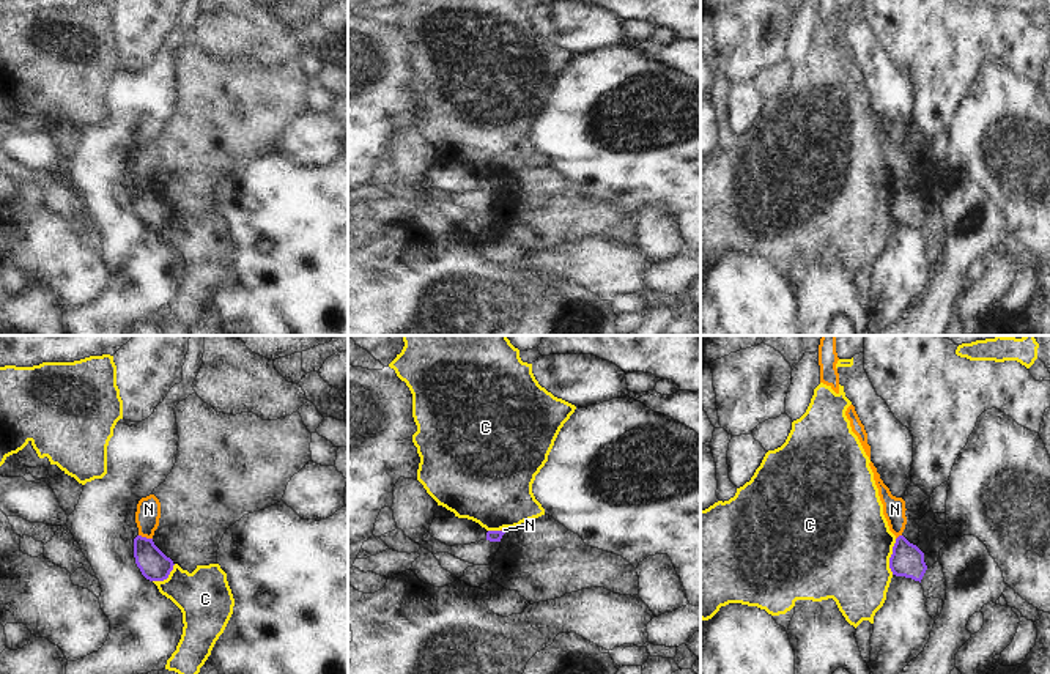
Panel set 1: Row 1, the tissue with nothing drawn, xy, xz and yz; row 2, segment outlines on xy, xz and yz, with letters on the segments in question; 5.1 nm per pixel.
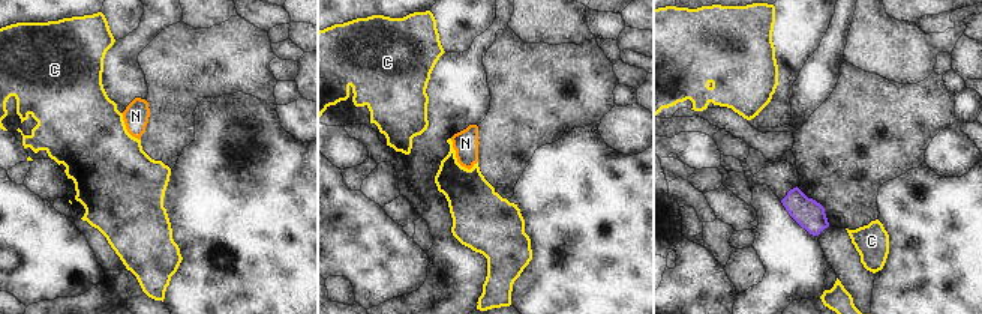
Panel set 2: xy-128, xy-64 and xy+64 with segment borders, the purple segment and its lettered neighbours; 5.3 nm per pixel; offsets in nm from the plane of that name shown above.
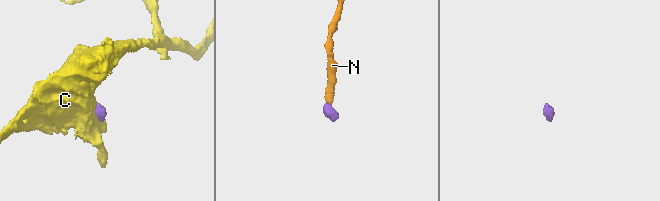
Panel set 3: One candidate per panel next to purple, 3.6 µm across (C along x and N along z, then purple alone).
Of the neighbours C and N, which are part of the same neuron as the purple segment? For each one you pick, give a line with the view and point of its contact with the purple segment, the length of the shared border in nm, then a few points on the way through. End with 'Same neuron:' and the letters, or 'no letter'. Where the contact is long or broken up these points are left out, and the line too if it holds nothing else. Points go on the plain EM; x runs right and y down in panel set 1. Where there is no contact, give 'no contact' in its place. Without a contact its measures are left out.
N: xy (145, 185) | 80 nm | across xy (155, 213), (145, 199), (145, 185), (148, 156)
Same neuron: N

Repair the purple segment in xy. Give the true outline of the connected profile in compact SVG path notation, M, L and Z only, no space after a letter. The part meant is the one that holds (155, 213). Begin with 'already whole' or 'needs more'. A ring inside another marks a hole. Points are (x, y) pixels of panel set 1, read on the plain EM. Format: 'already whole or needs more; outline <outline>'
needs more; outline M154 142L142 145L135 159L139 183L134 186L134 205L142 222L150 228L167 227L175 213L153 189L159 165L159 146Z

